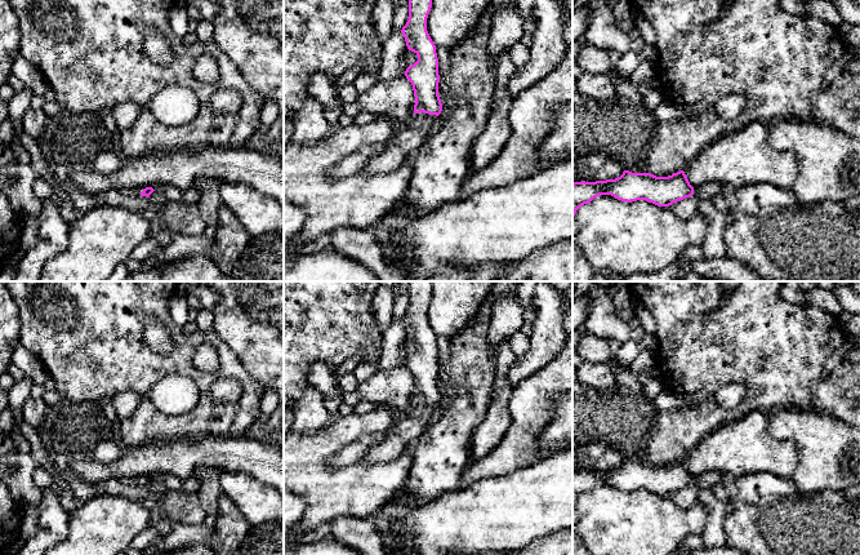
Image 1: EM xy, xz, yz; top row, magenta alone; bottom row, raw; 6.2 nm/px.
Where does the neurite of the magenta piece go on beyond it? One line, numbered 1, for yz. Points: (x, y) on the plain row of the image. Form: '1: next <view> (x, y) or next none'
1: next yz (708, 479)

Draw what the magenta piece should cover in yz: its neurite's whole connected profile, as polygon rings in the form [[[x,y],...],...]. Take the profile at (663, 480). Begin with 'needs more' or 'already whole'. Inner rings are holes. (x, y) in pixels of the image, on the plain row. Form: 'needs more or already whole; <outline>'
needs more; [[[624,459],[615,469],[574,471],[572,506],[581,494],[591,492],[600,484],[611,484],[627,492],[646,489],[658,496],[669,496],[692,484],[699,489],[705,489],[721,484],[721,480],[722,474],[717,471],[708,471],[692,476],[683,459],[668,466]]]

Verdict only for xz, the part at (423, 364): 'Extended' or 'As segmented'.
Extended

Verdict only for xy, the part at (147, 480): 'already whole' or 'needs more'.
needs more

